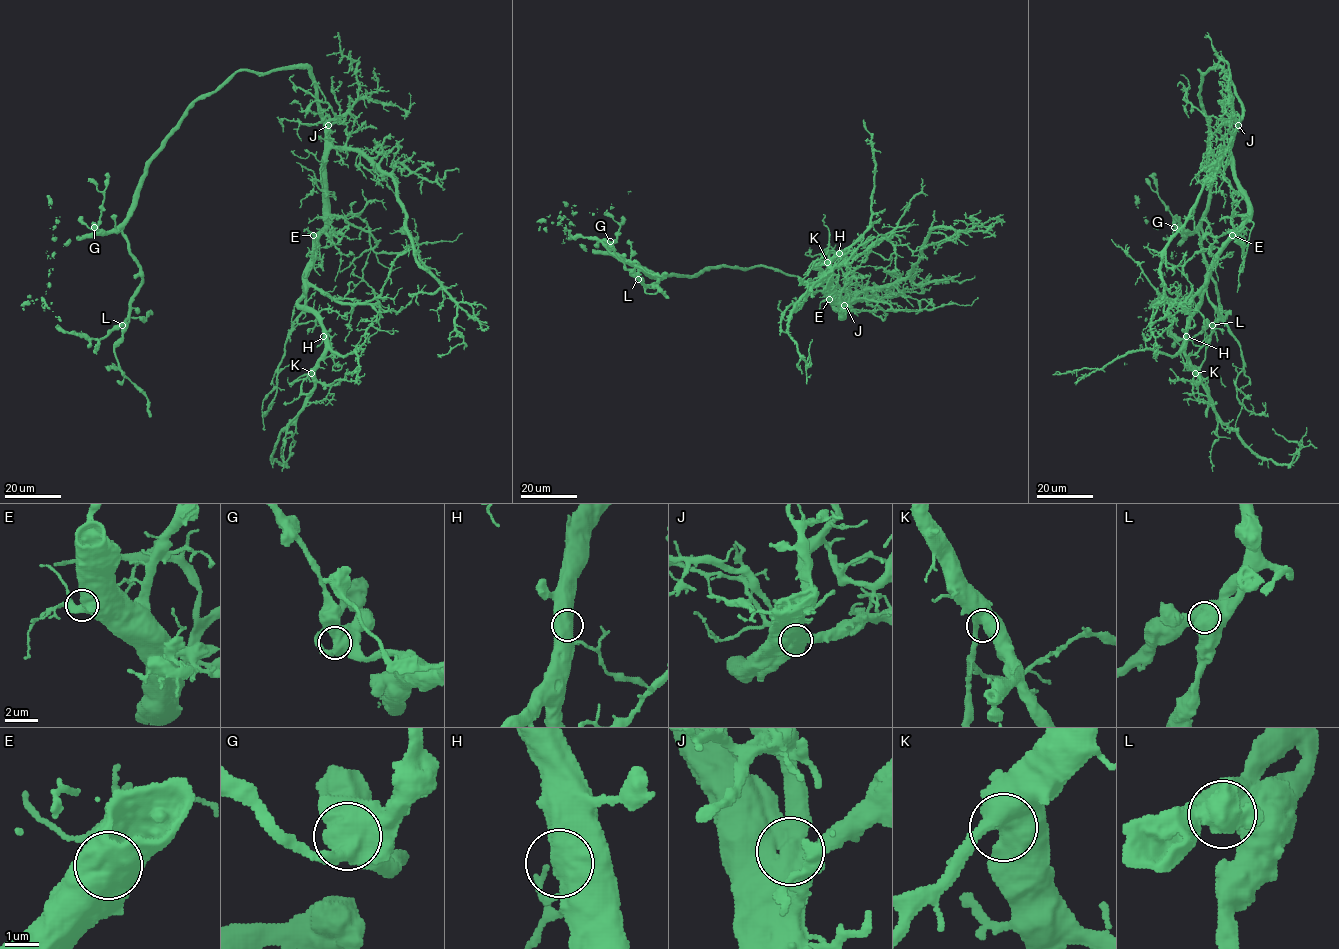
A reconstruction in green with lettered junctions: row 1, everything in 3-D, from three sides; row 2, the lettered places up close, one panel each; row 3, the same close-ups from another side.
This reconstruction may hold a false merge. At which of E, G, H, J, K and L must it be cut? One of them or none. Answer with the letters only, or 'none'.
none

